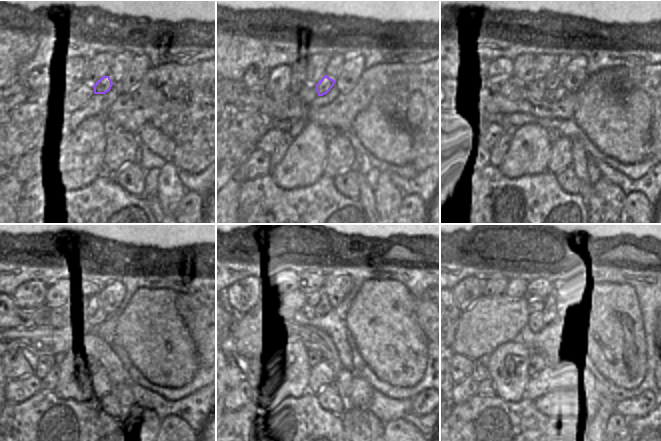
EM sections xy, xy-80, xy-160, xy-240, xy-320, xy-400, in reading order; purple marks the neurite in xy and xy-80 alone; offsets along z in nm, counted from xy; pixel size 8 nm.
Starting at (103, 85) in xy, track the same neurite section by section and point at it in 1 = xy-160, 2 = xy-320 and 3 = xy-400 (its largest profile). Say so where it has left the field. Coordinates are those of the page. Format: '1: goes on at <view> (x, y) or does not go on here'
1: goes on at xy-160 (552, 82)
2: goes on at xy-320 (342, 288)
3: goes on at xy-400 (569, 292)

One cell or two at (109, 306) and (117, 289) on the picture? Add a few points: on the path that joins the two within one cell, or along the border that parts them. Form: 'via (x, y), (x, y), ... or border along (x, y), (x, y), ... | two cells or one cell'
via (111, 302), (115, 293) | one cell

